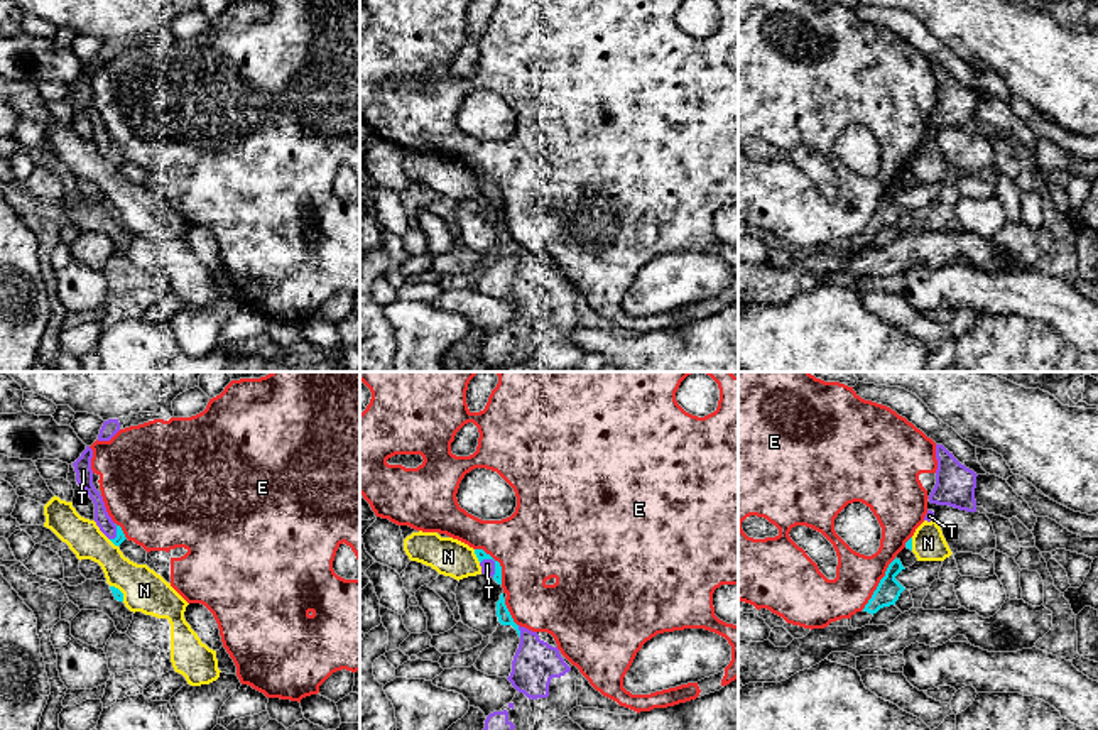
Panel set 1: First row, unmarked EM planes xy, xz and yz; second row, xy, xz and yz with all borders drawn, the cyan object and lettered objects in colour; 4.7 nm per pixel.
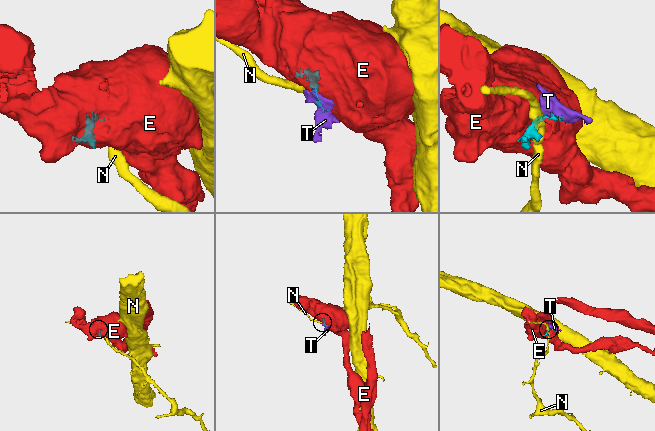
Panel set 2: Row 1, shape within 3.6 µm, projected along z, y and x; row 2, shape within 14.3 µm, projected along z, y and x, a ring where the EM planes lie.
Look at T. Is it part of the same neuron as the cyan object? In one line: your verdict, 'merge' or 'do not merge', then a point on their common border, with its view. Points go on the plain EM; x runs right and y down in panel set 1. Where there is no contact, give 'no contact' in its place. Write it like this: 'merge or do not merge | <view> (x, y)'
merge | xz (495, 186)

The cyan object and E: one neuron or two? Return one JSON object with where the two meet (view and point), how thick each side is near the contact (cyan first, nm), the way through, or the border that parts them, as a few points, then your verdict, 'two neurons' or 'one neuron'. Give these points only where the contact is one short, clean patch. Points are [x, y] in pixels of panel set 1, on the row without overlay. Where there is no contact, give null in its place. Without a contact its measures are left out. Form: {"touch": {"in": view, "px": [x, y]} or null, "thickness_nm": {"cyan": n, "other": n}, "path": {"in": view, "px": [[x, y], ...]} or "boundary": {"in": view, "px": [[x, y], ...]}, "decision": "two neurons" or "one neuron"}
{"touch": {"in": "yz", "px": [879, 205]}, "thickness_nm": {"cyan": 120, "other": 200}, "decision": "two neurons"}

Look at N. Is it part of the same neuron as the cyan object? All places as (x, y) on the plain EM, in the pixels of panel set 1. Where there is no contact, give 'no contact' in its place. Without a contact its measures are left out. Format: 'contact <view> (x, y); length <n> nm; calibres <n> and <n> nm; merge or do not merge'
contact xz (477, 178); length 70 nm; calibres 50 and 180 nm; do not merge

